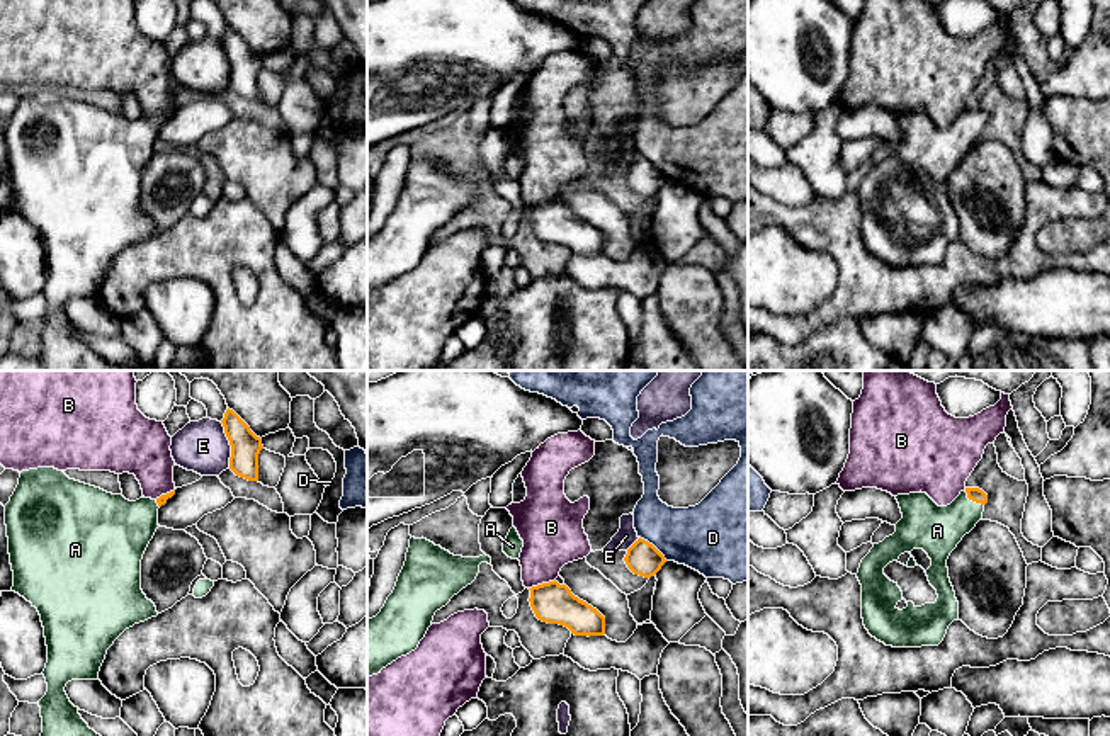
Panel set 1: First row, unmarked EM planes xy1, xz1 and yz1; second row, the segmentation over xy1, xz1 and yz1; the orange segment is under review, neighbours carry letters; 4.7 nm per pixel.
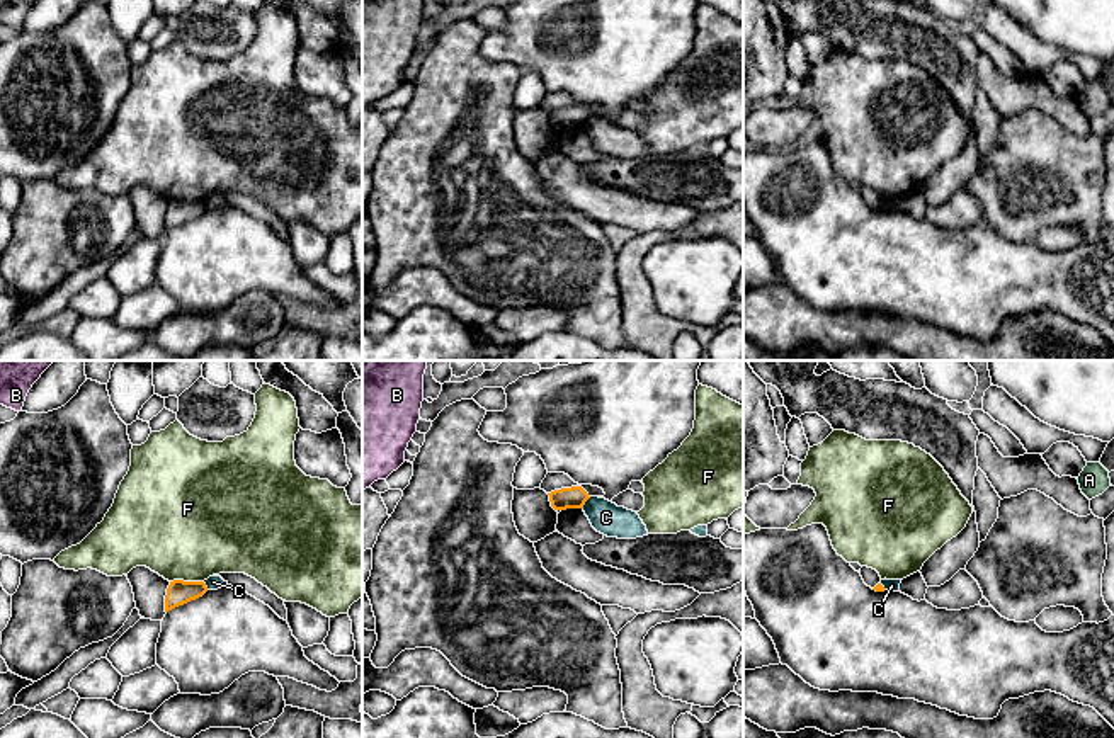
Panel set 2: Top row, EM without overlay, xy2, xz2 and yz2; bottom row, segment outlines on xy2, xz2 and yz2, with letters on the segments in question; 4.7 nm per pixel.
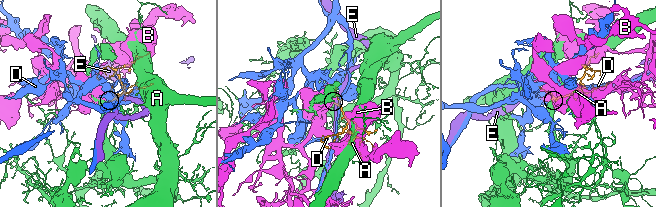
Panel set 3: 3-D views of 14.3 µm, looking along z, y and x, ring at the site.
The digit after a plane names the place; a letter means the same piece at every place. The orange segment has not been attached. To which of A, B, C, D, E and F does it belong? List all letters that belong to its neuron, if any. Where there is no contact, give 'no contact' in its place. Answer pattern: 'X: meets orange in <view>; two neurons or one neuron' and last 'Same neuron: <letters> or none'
A: meets orange in yz1; one neuron
B: meets orange in xz1; two neurons
C: meets orange in xz2; two neurons
D: meets orange in xz1; two neurons
E: meets orange in xy1; two neurons
F: meets orange in xy2; two neurons
Same neuron: A

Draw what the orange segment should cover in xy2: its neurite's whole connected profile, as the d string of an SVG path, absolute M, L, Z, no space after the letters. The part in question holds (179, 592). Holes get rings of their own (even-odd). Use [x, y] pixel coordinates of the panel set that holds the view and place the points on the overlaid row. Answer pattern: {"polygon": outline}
{"polygon": "M170 582L165 595L165 612L202 597L207 592L204 582Z"}

